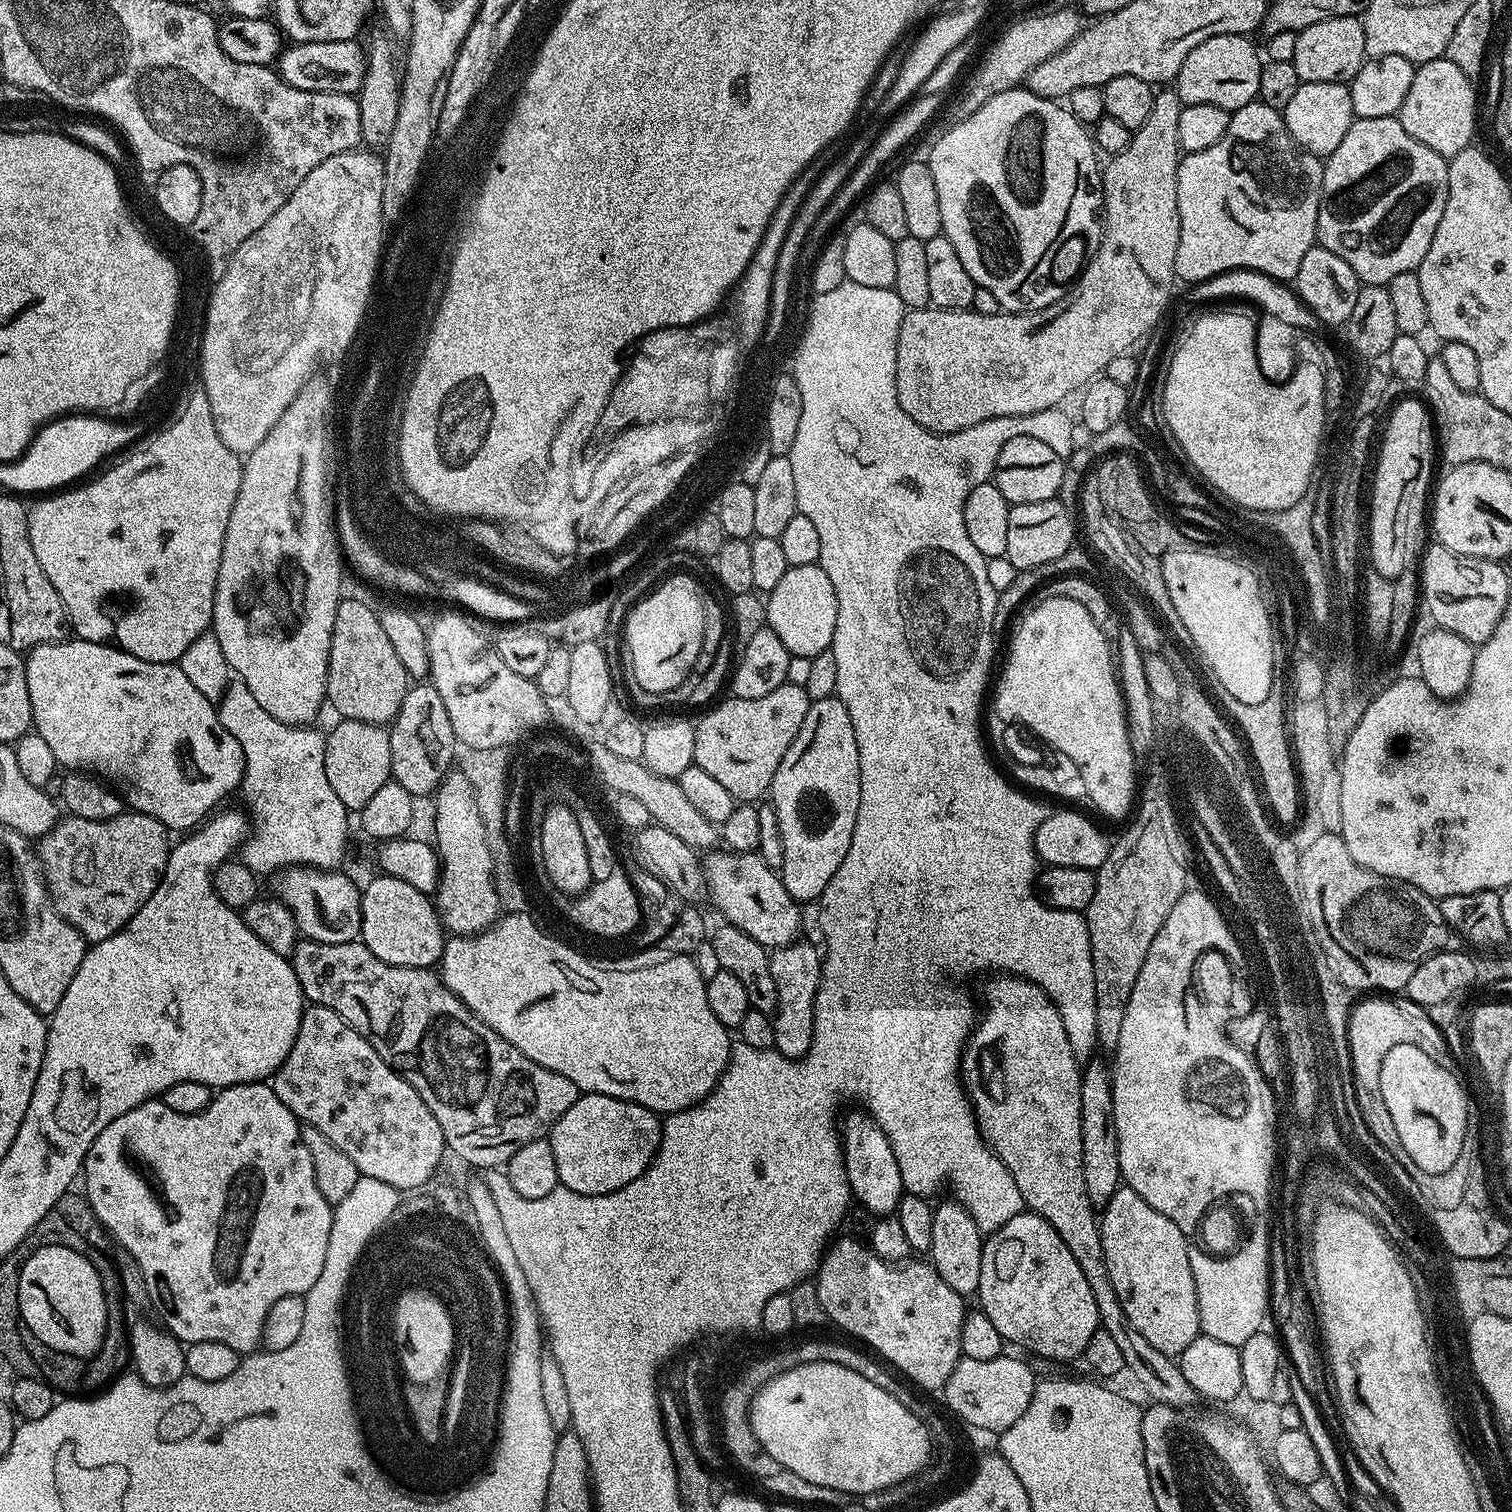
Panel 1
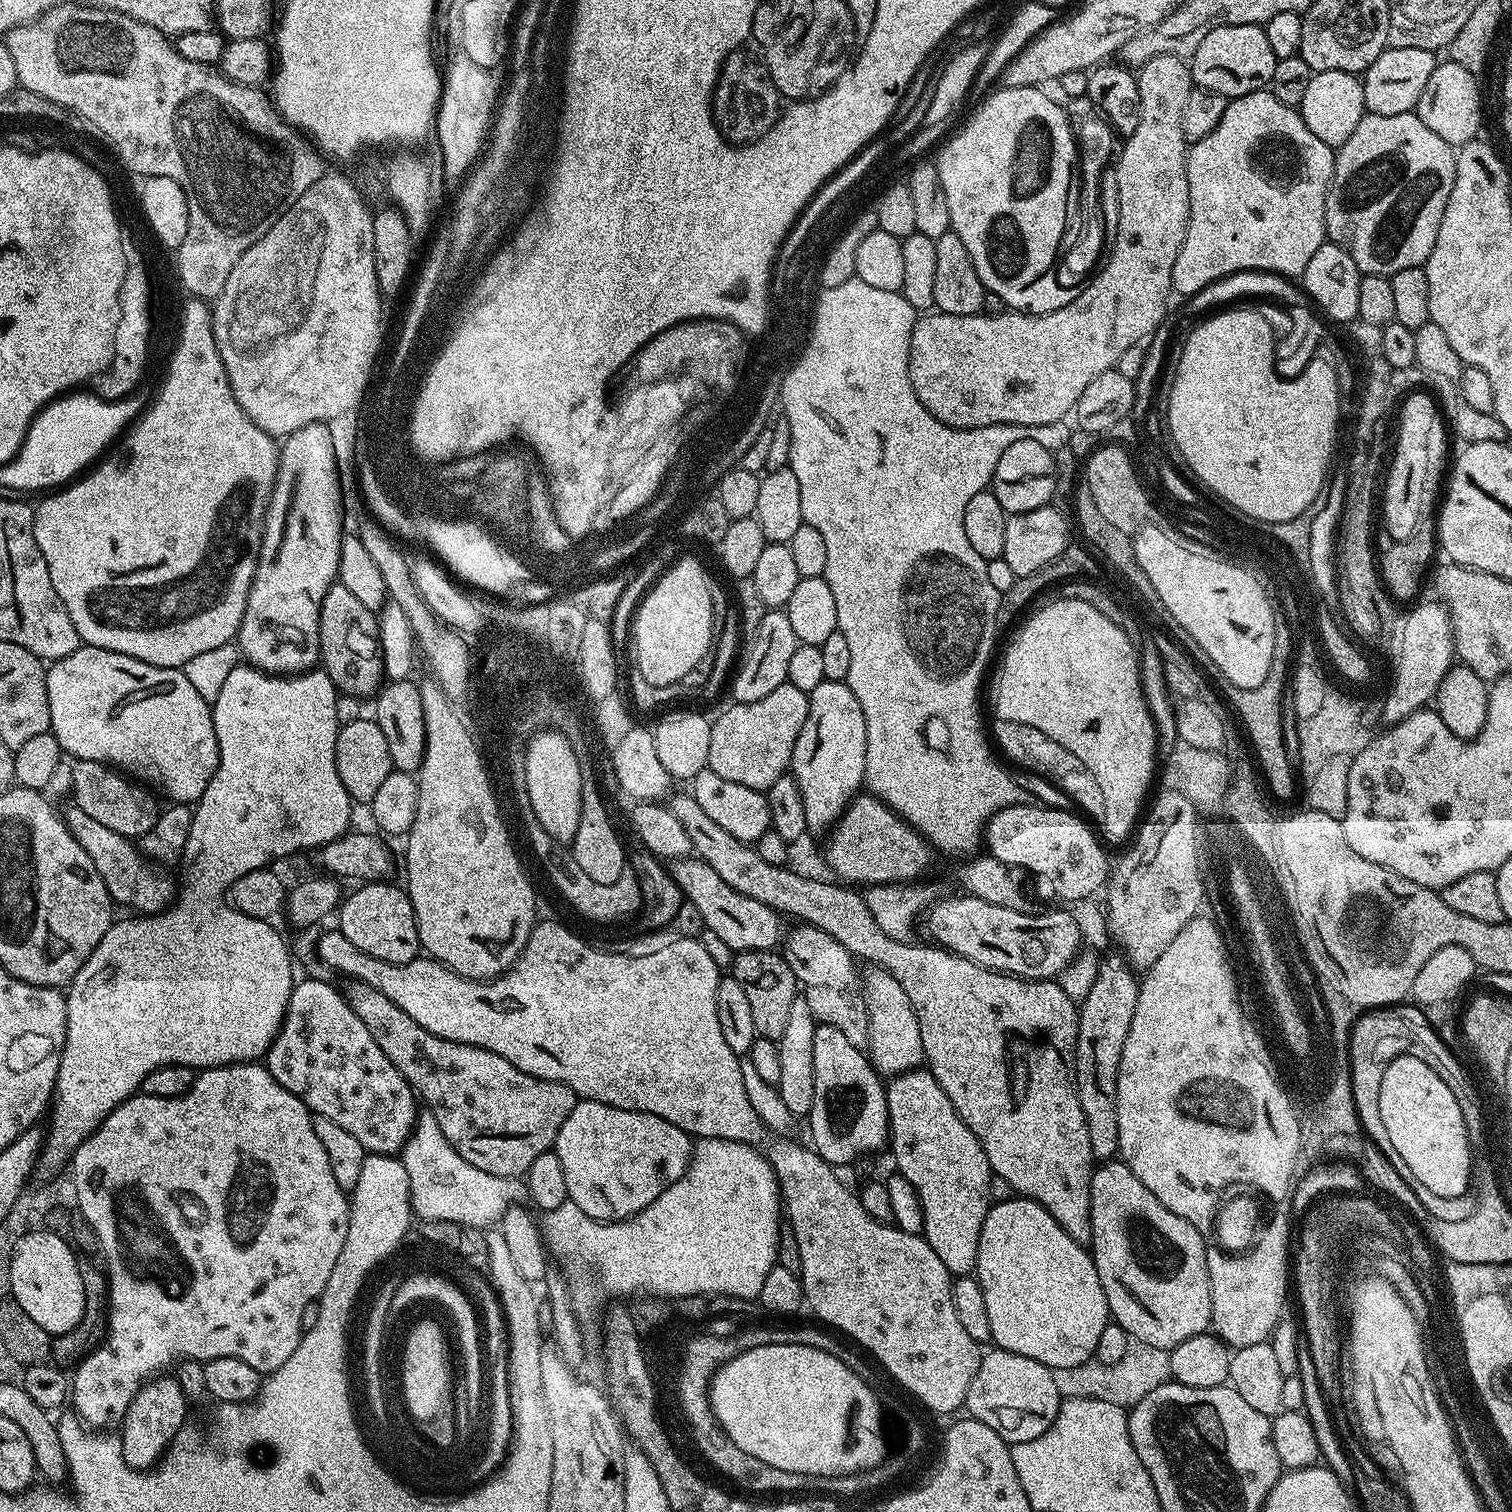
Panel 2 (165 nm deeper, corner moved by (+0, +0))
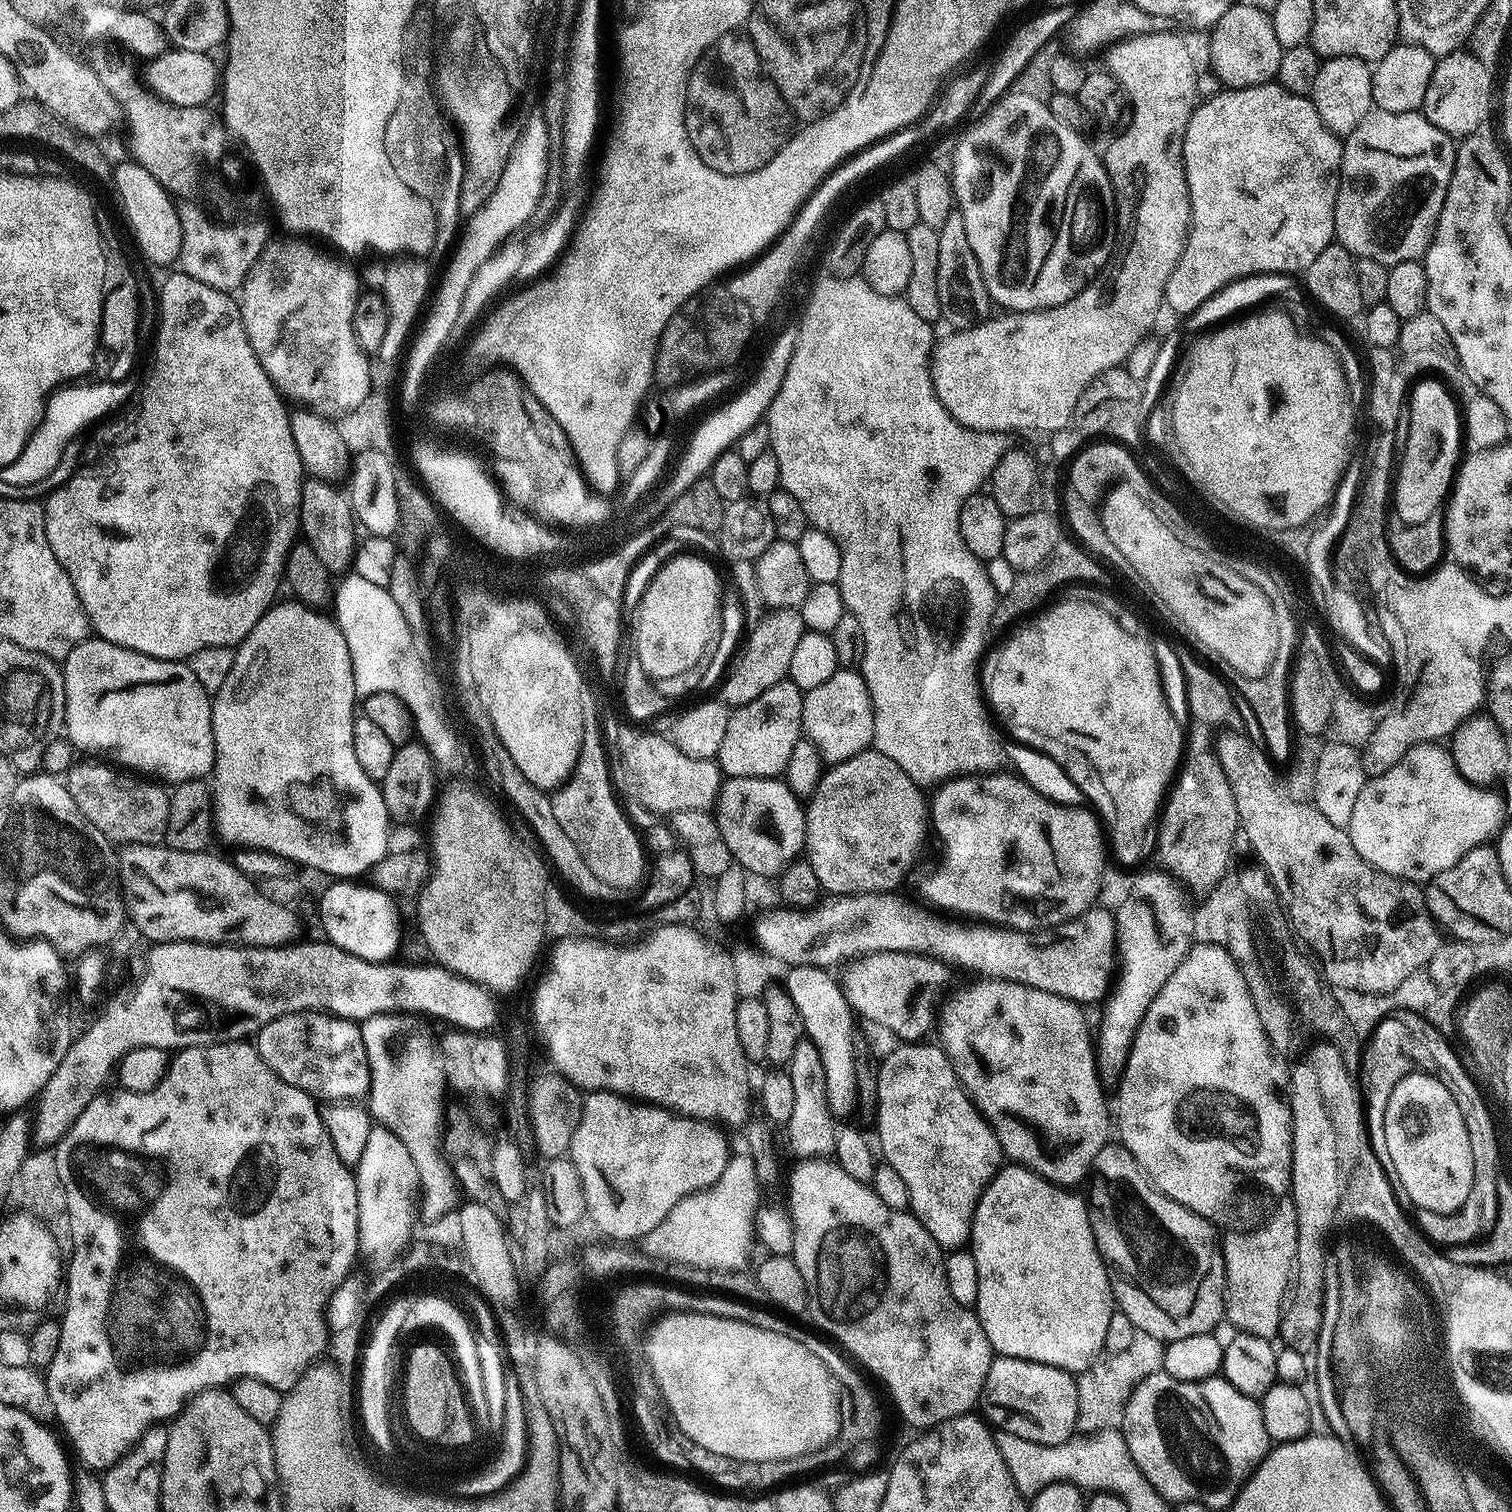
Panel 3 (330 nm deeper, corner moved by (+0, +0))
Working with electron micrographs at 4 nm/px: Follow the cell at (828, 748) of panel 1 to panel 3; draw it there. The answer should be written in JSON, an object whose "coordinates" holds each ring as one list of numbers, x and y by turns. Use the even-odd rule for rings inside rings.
{"coordinates":[[840,668,822,686,804,693,802,722,803,735,819,750,825,765,841,764,854,758,854,754,869,751,873,747,874,714,866,682,859,671]]}

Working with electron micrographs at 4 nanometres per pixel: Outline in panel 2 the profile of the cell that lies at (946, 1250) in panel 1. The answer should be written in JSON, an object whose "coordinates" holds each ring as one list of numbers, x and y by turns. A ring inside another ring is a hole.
{"coordinates":[[923,1067,891,1077,887,1081,886,1091,890,1149,892,1148,892,1156,896,1159,895,1171,904,1176,906,1182,914,1186,914,1190,918,1190,924,1215,922,1235,934,1254,942,1258,942,1266,946,1266,953,1277,975,1273,982,1222,986,1222,986,1214,993,1203,994,1173,986,1158,986,1150,982,1150,982,1142,978,1142,974,1130,970,1130,970,1126,966,1126,966,1122,962,1122,962,1118,954,1110,954,1102,946,1098,946,1090,942,1090,932,1073]]}

